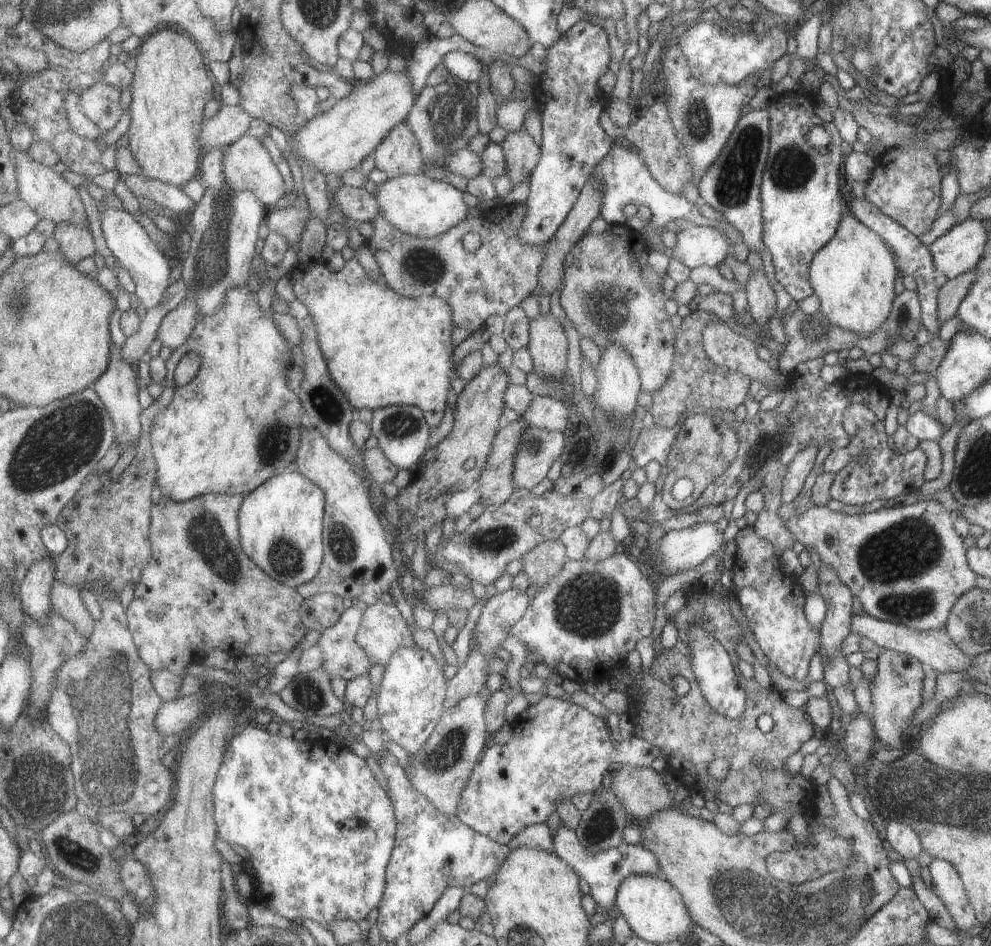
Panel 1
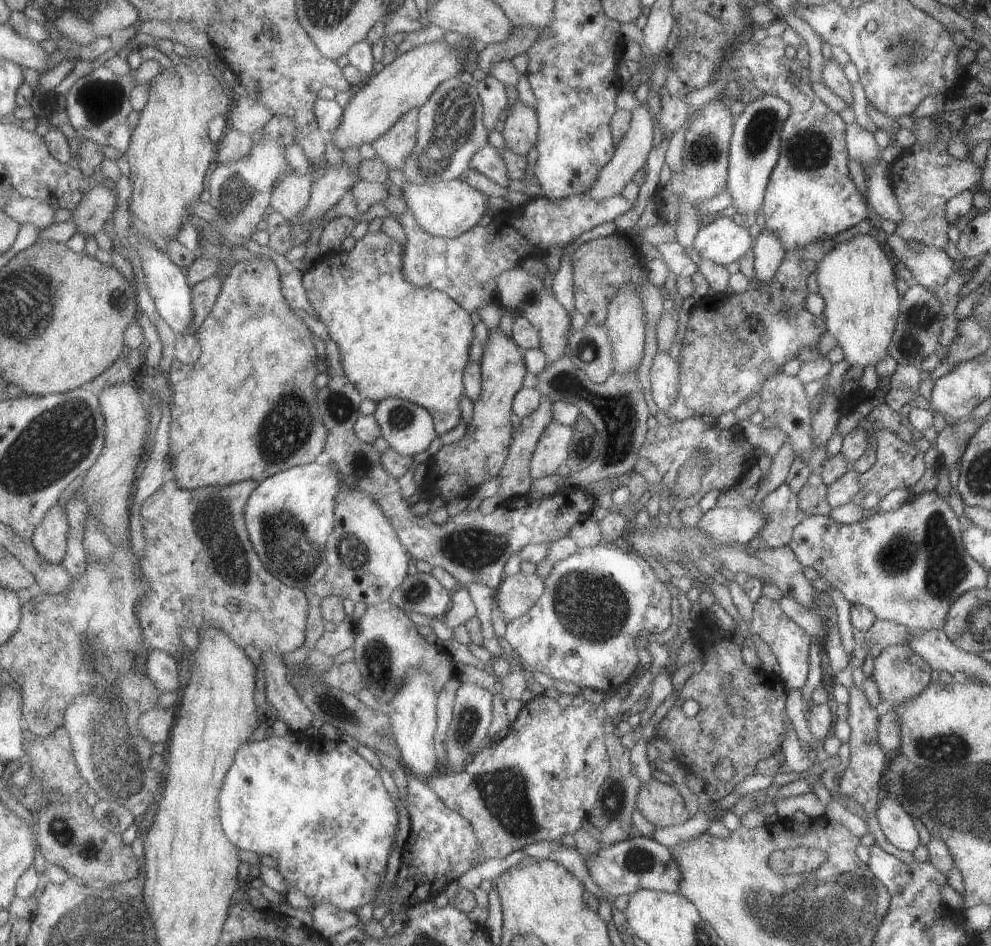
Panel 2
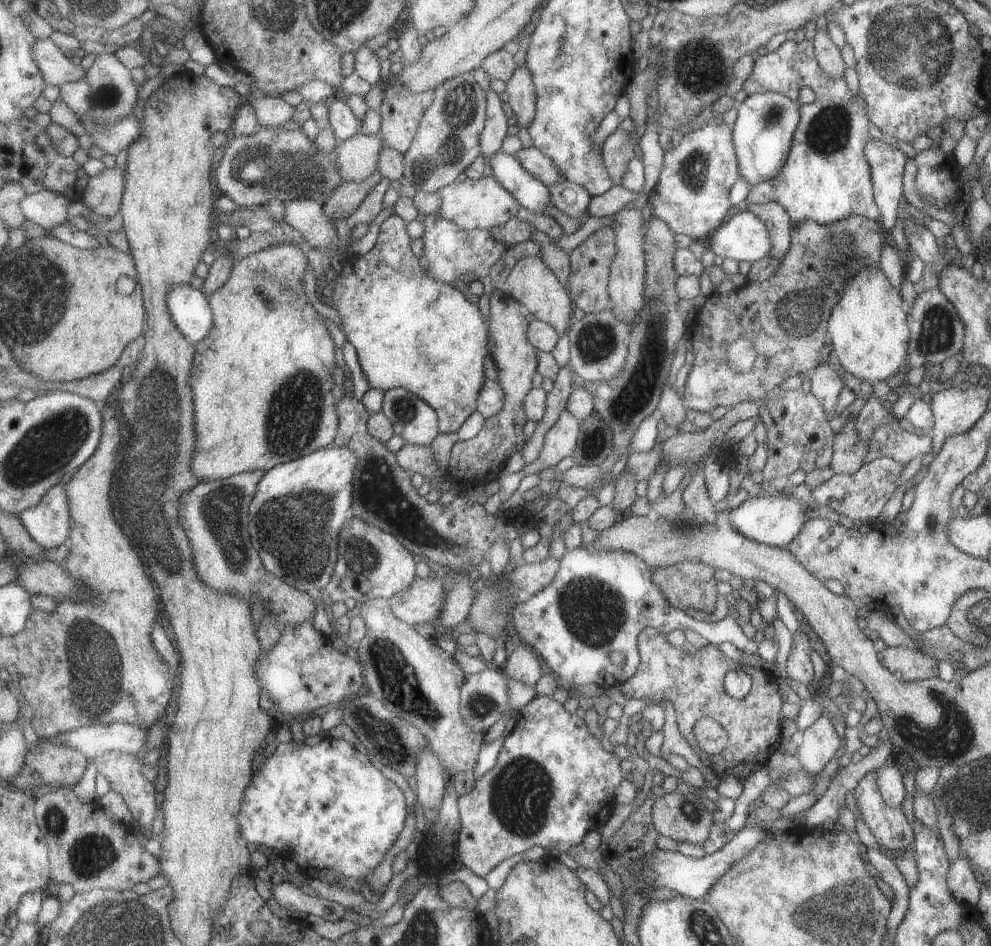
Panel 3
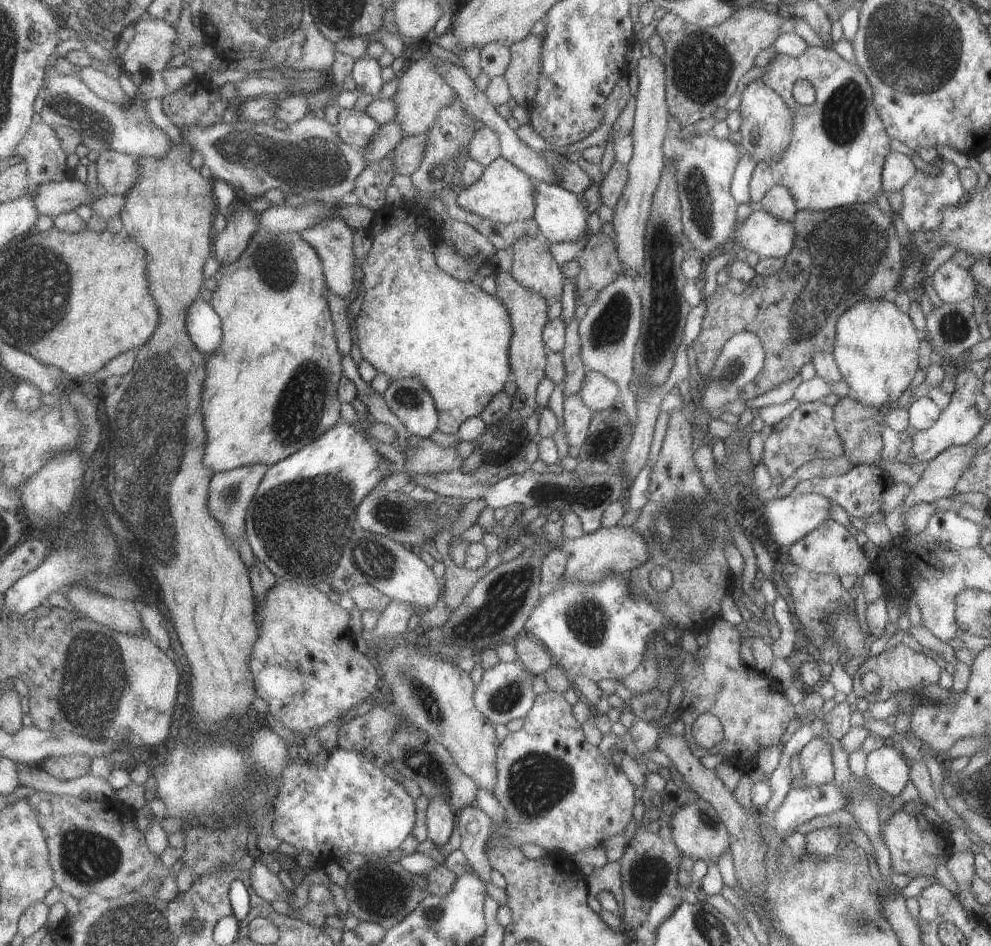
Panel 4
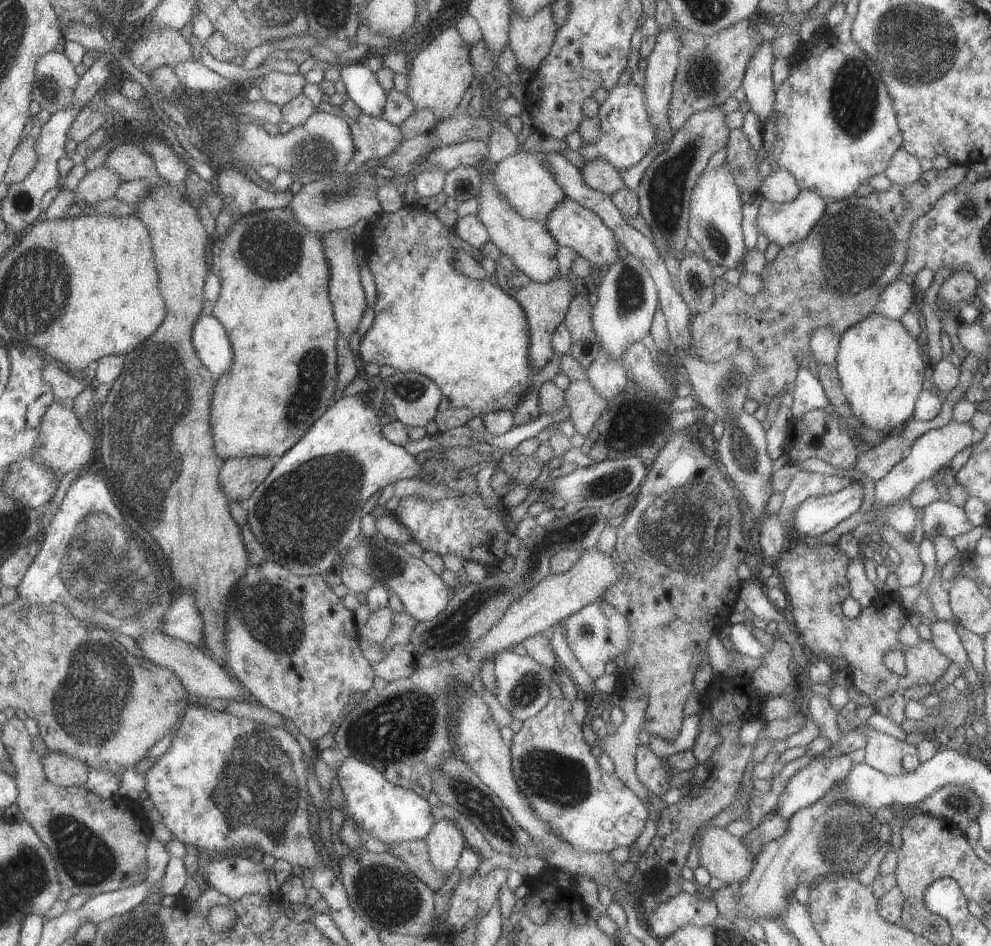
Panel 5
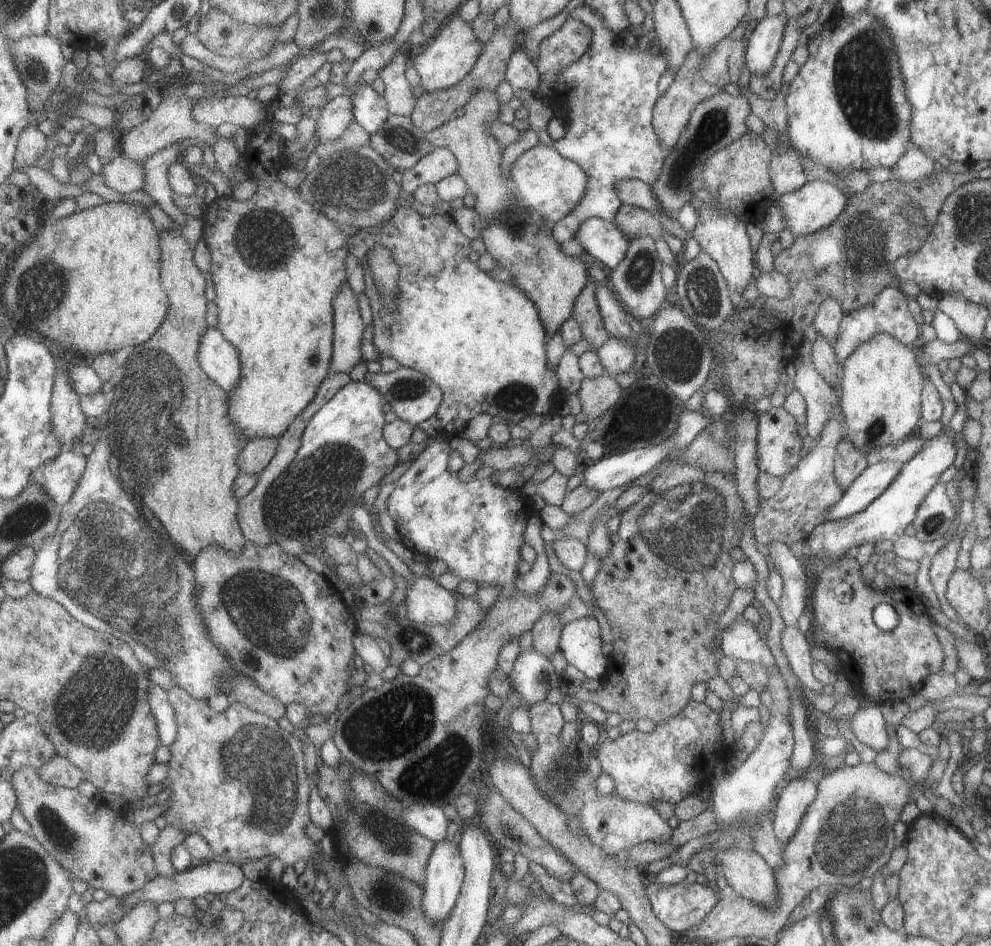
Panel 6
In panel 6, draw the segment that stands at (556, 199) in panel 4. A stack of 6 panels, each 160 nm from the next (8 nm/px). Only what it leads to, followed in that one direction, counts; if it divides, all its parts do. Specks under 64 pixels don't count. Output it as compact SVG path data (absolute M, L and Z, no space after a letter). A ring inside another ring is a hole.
M587 218L577 226L573 236L583 248L585 257L600 266L613 269L625 258L628 241L613 222Z

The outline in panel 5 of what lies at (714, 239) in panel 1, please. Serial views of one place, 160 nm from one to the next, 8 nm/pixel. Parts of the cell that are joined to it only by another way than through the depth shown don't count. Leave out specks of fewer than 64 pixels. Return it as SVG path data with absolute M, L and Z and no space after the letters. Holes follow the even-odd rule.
M801 190L795 200L785 203L770 202L769 200L761 200L755 226L759 234L763 234L767 238L767 242L777 244L779 249L783 246L787 247L791 243L798 242L805 238L812 230L813 224L821 218L821 214L825 212L827 199L821 198L821 194L815 194L813 190Z

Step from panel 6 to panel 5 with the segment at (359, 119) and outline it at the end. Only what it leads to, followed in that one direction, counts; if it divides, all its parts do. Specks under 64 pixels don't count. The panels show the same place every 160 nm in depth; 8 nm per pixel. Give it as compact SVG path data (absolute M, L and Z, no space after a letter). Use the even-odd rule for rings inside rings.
M361 61L340 66L339 73L345 85L346 97L357 106L360 114L381 118L386 94L375 79L375 74Z

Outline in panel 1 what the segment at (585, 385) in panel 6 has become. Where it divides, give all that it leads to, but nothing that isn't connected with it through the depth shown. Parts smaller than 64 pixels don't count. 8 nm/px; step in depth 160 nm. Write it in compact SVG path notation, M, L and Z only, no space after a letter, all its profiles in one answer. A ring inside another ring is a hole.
M531 426L523 430L512 461L512 484L515 489L531 491L547 476L552 463L564 446L562 432Z

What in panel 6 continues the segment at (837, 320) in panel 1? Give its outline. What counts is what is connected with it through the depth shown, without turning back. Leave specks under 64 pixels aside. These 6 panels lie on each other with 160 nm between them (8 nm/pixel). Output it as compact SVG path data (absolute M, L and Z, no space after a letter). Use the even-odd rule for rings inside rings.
M873 334L869 340L863 340L851 354L843 360L840 378L840 410L842 412L843 436L855 450L865 458L868 465L877 463L875 448L898 444L914 434L919 426L920 395L923 387L923 373L917 351L903 346L889 334Z

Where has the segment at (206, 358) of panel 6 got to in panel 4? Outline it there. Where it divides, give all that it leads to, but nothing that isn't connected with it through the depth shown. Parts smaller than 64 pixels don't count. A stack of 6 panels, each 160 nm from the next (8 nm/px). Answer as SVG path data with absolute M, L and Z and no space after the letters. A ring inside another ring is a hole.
M199 299L189 308L187 327L193 342L206 357L221 348L224 340L223 322L210 302Z

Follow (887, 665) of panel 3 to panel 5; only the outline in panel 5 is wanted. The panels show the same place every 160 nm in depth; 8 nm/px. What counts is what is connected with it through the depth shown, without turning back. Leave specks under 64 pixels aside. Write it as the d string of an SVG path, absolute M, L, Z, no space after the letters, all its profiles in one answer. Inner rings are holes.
M791 539L791 545L782 552L781 556L772 564L779 575L781 575L782 588L789 596L789 604L791 604L791 622L796 629L796 635L801 636L801 640L807 646L807 649L814 655L823 655L827 657L841 657L847 662L851 678L855 688L869 697L869 700L875 702L880 701L891 694L895 694L897 689L905 691L911 686L921 686L924 684L934 685L935 682L944 674L949 666L949 660L941 654L933 642L927 640L920 640L915 646L911 648L903 648L901 642L897 638L899 628L905 624L908 617L908 612L903 609L897 593L882 593L877 599L873 600L869 606L861 607L857 618L847 618L841 612L841 604L849 593L849 586L847 585L847 566L850 563L849 558L845 558L845 554L841 554L841 550L835 544L833 545L818 545L807 546L803 540ZM889 650L899 650L905 657L905 676L898 676L885 668L882 663L883 654Z

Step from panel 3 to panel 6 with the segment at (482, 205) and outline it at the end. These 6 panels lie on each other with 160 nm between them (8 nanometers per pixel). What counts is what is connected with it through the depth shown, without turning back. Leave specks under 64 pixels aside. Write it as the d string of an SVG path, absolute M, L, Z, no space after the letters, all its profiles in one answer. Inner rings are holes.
M543 144L525 150L513 162L509 170L509 179L513 182L516 198L519 198L529 210L553 223L561 220L580 203L581 198L585 196L585 184L587 184L587 176L579 168L579 164L563 158L553 147Z

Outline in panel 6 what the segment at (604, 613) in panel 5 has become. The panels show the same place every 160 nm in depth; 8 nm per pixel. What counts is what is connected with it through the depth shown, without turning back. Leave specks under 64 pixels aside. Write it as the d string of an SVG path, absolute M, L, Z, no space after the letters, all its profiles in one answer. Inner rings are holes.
M594 614L567 622L562 627L558 641L558 650L565 657L567 665L574 666L587 679L601 682L607 674L607 660L601 654L601 630Z

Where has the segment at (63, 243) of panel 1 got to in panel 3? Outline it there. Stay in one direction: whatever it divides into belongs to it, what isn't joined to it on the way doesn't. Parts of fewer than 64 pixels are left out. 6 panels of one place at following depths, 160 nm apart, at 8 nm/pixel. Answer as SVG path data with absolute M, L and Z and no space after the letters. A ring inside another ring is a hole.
M117 166L104 168L89 178L83 205L90 207L98 217L113 217L121 213L128 171Z

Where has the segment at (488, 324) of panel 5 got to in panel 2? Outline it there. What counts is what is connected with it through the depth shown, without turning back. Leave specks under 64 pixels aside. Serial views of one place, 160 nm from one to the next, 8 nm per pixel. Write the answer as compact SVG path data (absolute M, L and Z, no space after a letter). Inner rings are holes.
M366 233L354 242L350 252L318 256L303 272L301 284L316 318L323 322L329 339L339 348L345 378L363 399L379 402L387 397L405 399L421 406L431 415L437 435L449 432L461 418L458 400L463 393L462 370L469 362L469 343L473 324L465 312L444 292L416 287L405 282L401 272L401 245L383 234Z

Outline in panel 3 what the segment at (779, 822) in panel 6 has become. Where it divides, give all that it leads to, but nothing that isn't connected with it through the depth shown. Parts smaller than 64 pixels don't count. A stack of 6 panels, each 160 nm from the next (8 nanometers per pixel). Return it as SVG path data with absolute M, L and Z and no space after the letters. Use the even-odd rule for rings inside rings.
M819 716L809 728L802 731L802 739L798 743L797 753L794 755L801 765L803 771L809 772L811 775L820 774L827 762L834 756L839 747L840 738L837 736L834 725L831 724L829 718Z

